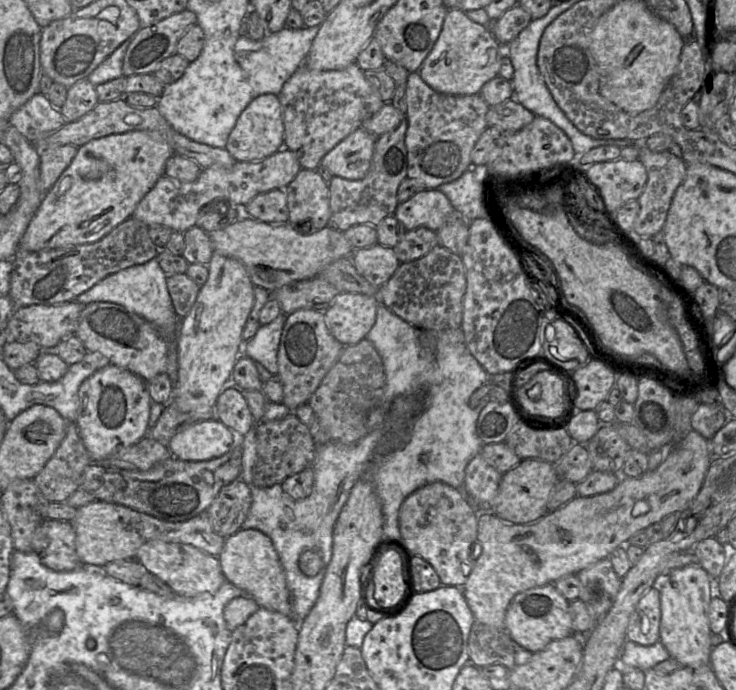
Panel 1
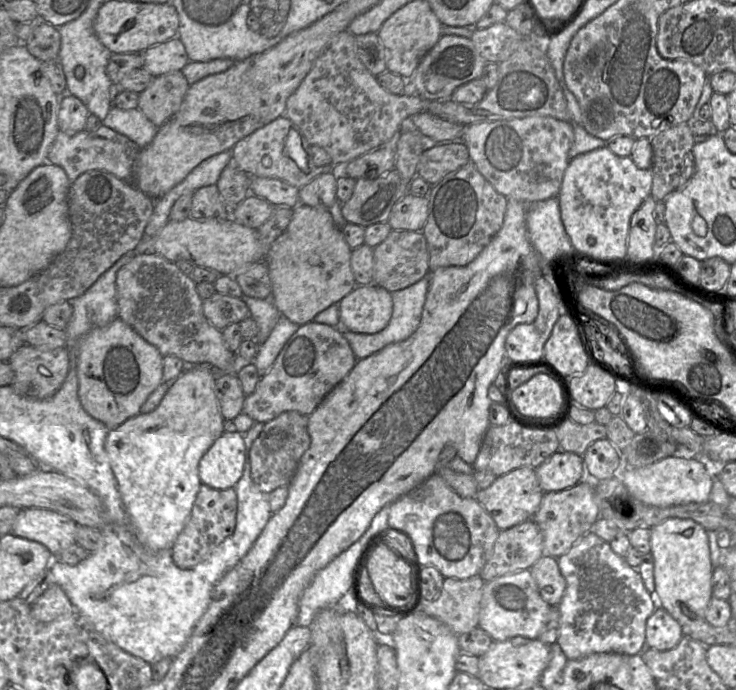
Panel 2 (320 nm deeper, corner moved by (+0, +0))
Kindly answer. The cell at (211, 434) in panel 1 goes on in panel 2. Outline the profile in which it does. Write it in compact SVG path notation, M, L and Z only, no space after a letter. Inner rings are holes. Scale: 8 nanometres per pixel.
M224 431L199 462L201 483L216 489L234 488L245 465L243 434Z

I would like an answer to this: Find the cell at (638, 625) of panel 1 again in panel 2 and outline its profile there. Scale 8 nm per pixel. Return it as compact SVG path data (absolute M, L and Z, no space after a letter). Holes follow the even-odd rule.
M664 608L656 609L646 622L645 643L658 651L673 649L683 637L680 623Z

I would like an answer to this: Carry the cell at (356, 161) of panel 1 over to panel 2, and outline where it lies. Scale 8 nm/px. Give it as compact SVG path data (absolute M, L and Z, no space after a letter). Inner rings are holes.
M282 115L239 140L231 149L232 163L251 177L275 178L301 188L320 174L330 171L333 165L316 166L311 149L300 129Z

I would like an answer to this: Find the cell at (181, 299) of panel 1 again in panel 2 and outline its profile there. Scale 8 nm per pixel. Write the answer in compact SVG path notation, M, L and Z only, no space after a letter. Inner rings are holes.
M218 292L204 299L202 307L206 319L221 331L230 324L240 323L251 317L250 310L242 298L231 297Z

